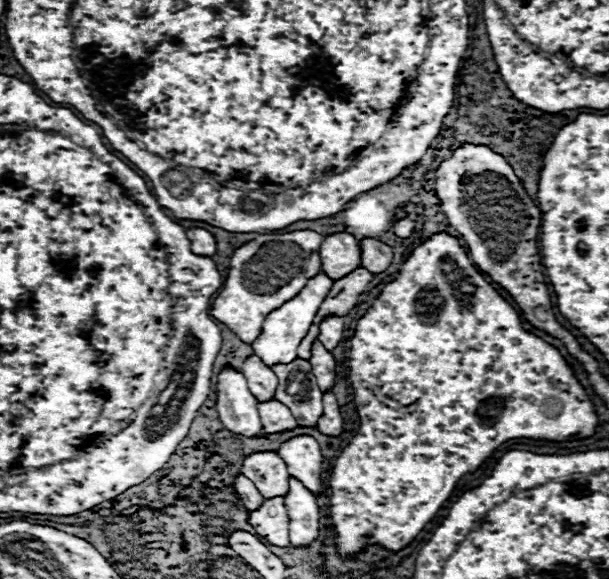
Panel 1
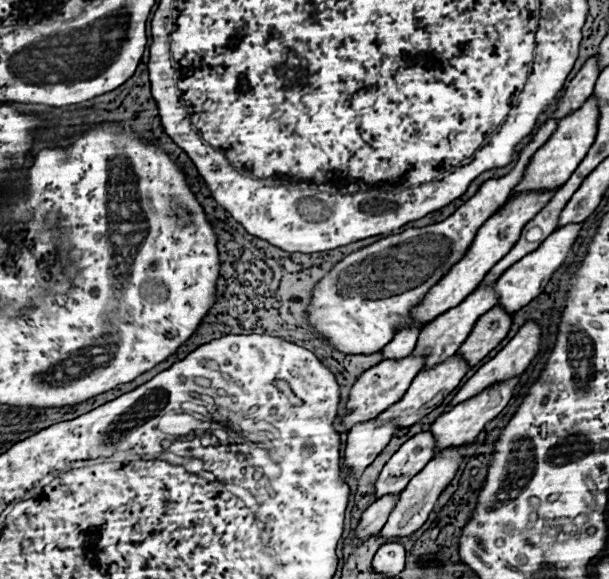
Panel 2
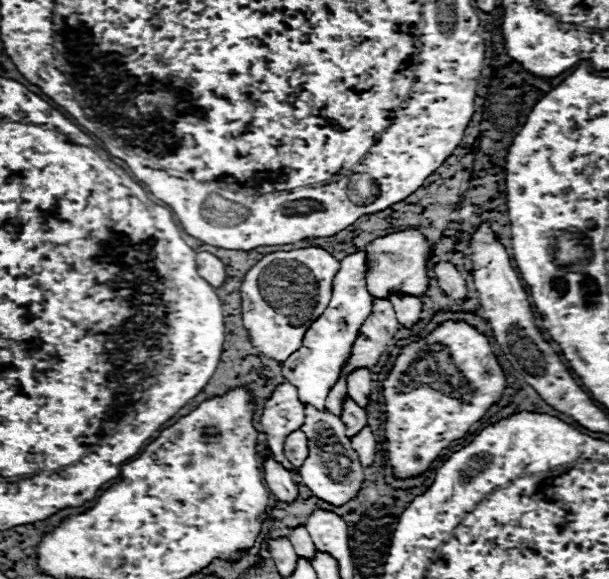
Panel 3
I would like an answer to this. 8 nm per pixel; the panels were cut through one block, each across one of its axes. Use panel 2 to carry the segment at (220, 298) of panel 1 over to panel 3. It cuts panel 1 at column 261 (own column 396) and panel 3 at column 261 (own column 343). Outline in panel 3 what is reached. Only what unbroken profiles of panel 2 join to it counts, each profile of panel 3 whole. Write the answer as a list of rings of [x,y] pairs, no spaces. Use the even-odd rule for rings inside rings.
[[[300,248],[290,252],[274,252],[264,256],[256,266],[248,270],[248,274],[242,280],[242,320],[244,328],[250,334],[252,344],[268,358],[274,358],[276,362],[284,362],[292,352],[296,352],[302,344],[302,338],[308,330],[308,326],[320,318],[320,314],[326,310],[330,296],[332,296],[332,280],[338,272],[340,262],[320,248]]]

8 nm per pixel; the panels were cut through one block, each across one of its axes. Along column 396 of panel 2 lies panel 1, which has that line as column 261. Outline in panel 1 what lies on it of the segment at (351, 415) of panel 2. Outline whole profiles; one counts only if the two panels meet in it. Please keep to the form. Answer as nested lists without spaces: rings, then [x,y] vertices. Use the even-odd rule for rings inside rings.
[[[256,354],[246,358],[246,362],[242,366],[242,374],[246,376],[248,388],[258,398],[258,402],[266,402],[266,400],[274,398],[278,378]]]

